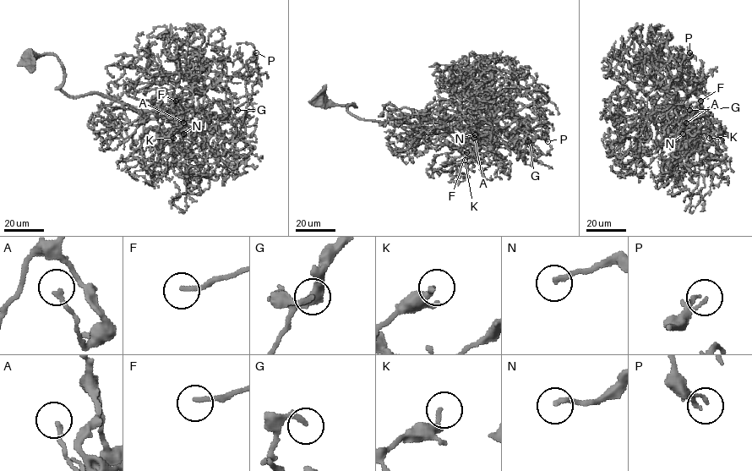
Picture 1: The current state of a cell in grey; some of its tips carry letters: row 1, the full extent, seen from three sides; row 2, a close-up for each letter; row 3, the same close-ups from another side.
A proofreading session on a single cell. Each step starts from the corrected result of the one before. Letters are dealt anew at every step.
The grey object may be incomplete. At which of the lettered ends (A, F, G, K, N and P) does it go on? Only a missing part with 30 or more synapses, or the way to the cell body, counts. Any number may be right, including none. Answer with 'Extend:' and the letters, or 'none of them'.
Extend: F

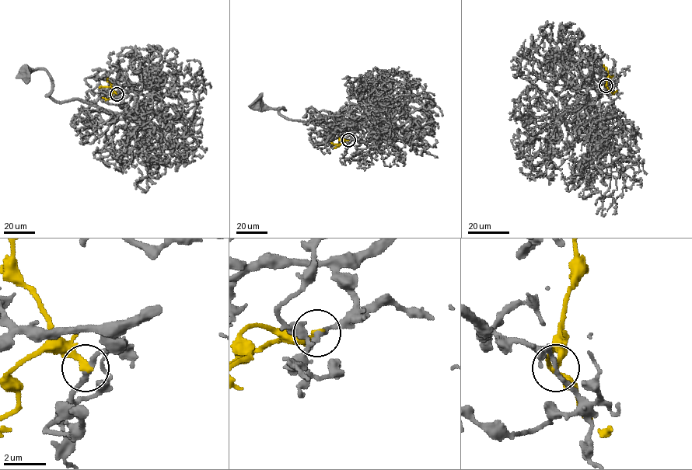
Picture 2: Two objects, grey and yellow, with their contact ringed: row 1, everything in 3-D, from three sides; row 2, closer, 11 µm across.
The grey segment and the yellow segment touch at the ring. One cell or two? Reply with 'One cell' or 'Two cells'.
Two cells

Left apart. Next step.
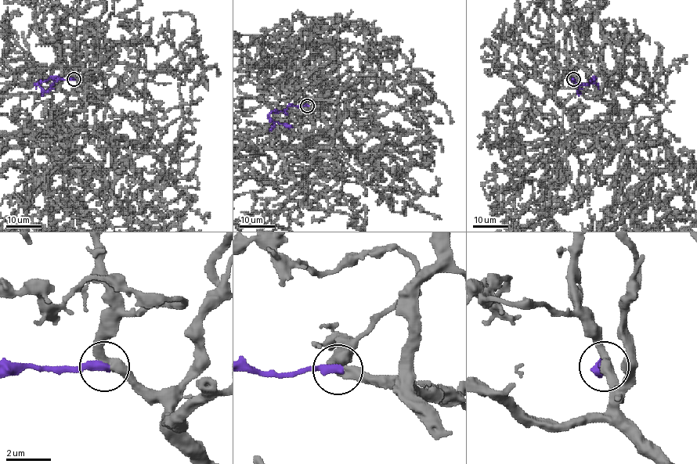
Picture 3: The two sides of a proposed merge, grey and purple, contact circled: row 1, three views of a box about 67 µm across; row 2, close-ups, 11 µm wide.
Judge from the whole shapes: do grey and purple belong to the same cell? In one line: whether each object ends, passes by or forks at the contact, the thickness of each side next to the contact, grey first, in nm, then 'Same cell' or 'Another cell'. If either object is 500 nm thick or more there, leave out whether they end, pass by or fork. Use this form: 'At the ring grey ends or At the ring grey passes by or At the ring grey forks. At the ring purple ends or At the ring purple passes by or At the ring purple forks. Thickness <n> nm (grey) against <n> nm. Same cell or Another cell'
At the ring grey passes by. At the ring purple ends. Thickness 380 nm (grey) against 400 nm. Same cell

